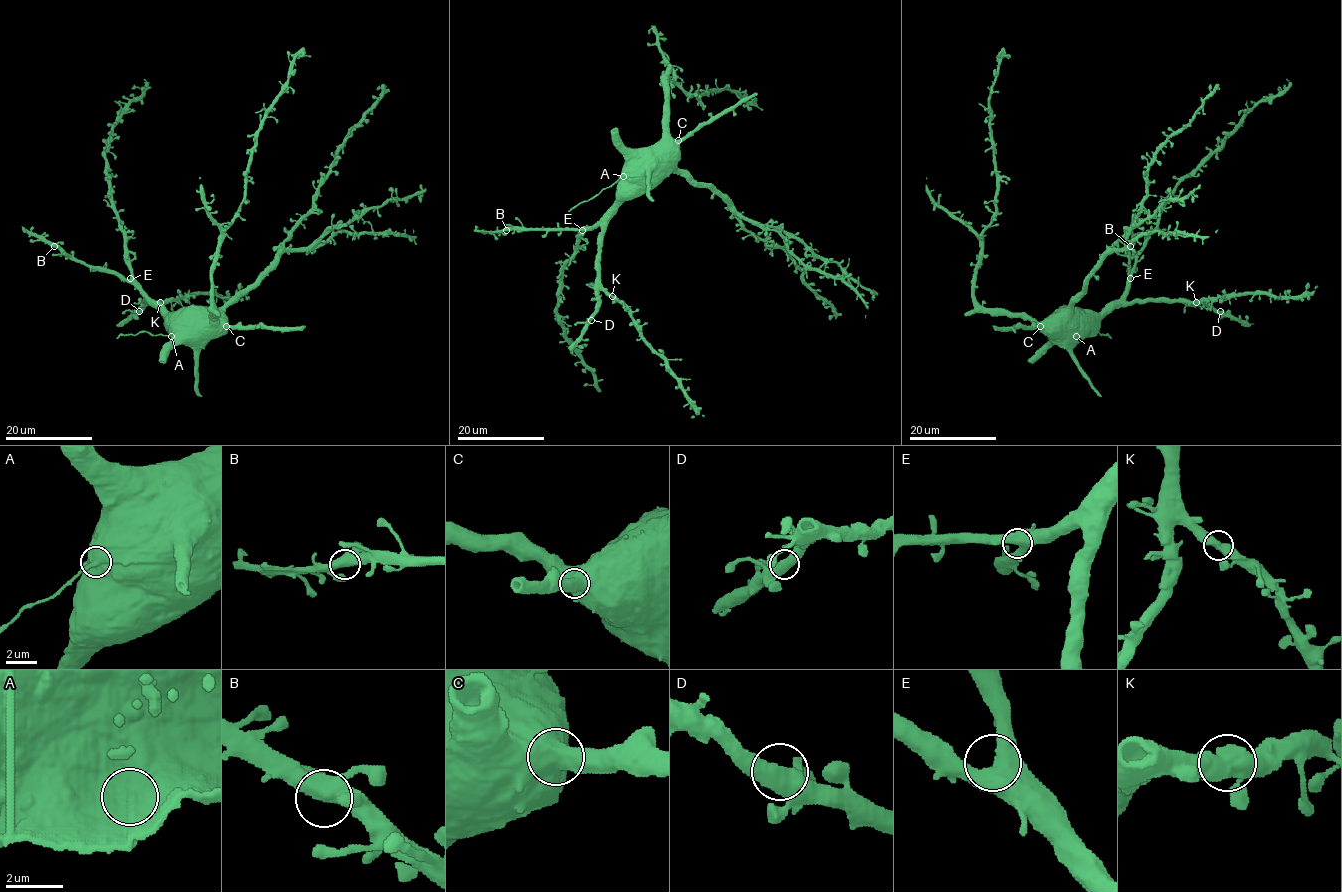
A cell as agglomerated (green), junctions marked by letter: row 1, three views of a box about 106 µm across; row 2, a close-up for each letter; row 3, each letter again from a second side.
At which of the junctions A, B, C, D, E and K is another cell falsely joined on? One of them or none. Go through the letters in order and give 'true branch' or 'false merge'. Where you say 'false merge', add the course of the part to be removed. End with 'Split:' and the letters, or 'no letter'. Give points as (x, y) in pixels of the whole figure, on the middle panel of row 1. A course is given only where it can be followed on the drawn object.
A: false merge | (623, 176), (568, 211)
B: true branch
C: true branch
D: true branch
E: true branch
K: true branch
Split: A

